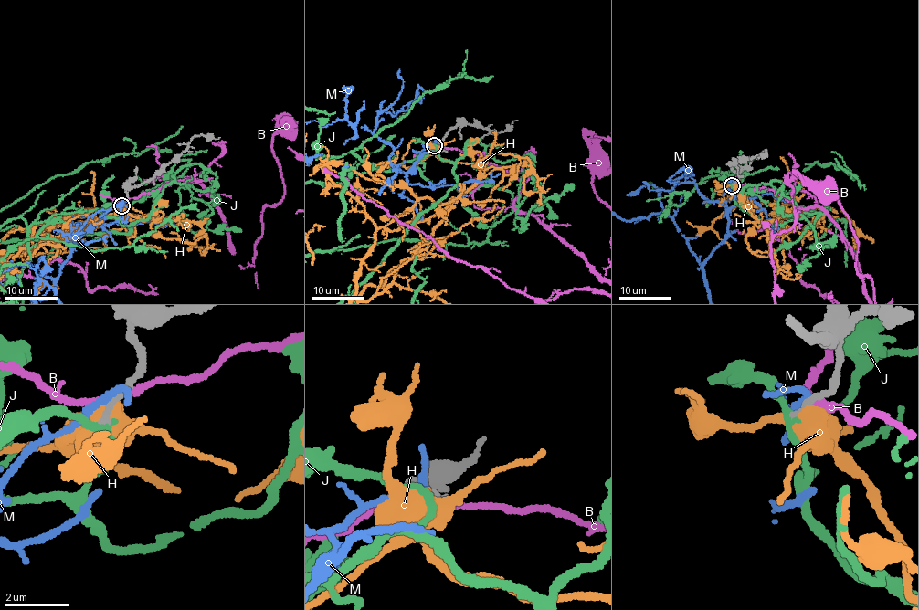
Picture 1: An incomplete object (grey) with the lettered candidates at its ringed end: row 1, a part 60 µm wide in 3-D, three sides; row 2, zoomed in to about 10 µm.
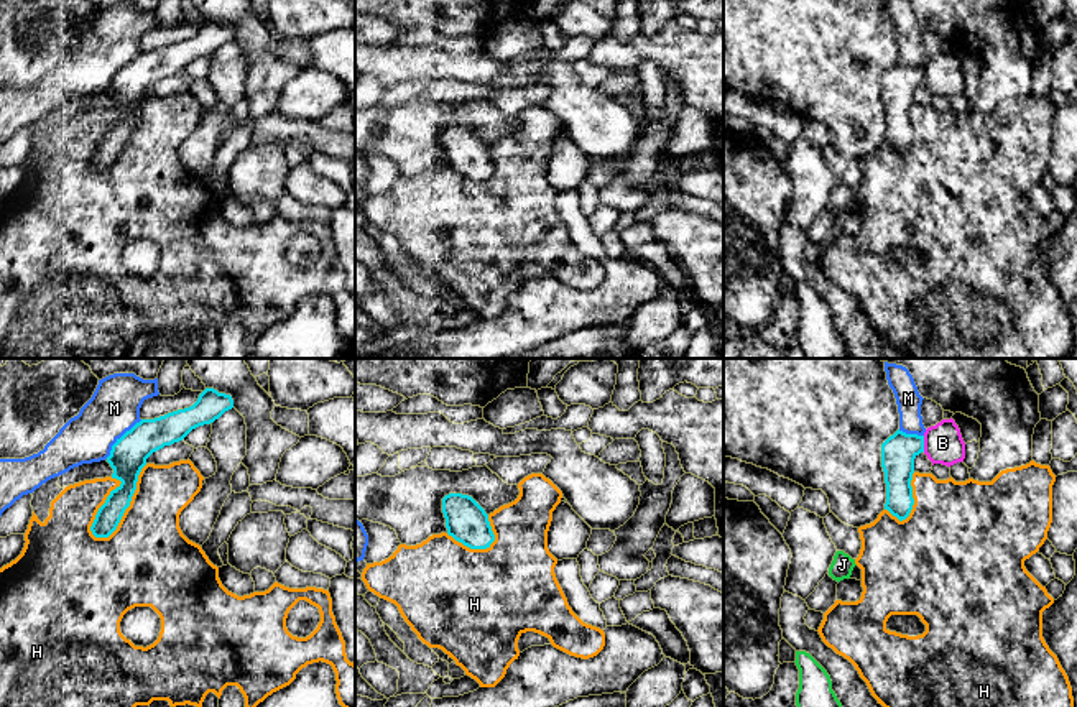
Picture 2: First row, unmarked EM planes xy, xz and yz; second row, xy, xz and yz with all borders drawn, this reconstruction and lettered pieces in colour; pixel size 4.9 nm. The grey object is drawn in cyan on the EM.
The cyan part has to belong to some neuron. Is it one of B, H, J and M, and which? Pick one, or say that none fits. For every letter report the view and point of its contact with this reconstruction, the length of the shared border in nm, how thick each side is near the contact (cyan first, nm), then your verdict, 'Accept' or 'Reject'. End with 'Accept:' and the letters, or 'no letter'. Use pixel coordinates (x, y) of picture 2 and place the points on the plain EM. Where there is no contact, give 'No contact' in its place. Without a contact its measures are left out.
B: Touches cyan at yz (923, 76). Shared border 80 nm. Thickness 170 nm (cyan) against 190 nm. Reject
H: Touches cyan at xy (129, 137). Shared border 440 nm. Thickness 180 nm (cyan) against 380 nm. Reject
J: No contact. Accept
M: Touches cyan at xy (120, 69). Shared border 260 nm. Thickness 180 nm (cyan) against 260 nm. Reject
Accept: J

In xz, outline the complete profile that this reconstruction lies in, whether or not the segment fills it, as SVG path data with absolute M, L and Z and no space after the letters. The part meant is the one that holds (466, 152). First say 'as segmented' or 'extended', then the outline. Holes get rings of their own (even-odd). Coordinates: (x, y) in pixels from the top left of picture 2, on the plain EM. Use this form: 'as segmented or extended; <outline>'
as segmented; M449 125L442 130L447 166L470 181L487 181L495 173L488 146L469 127Z

